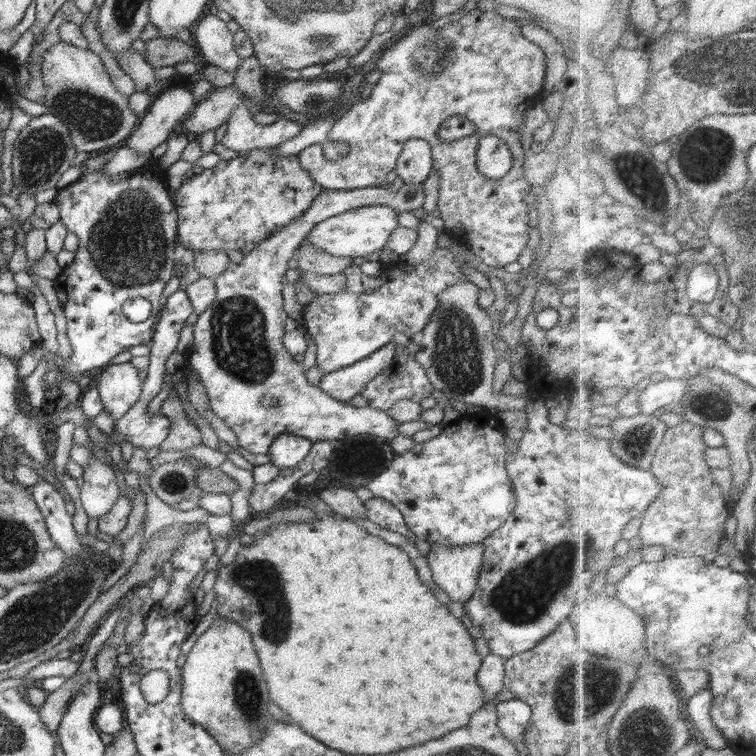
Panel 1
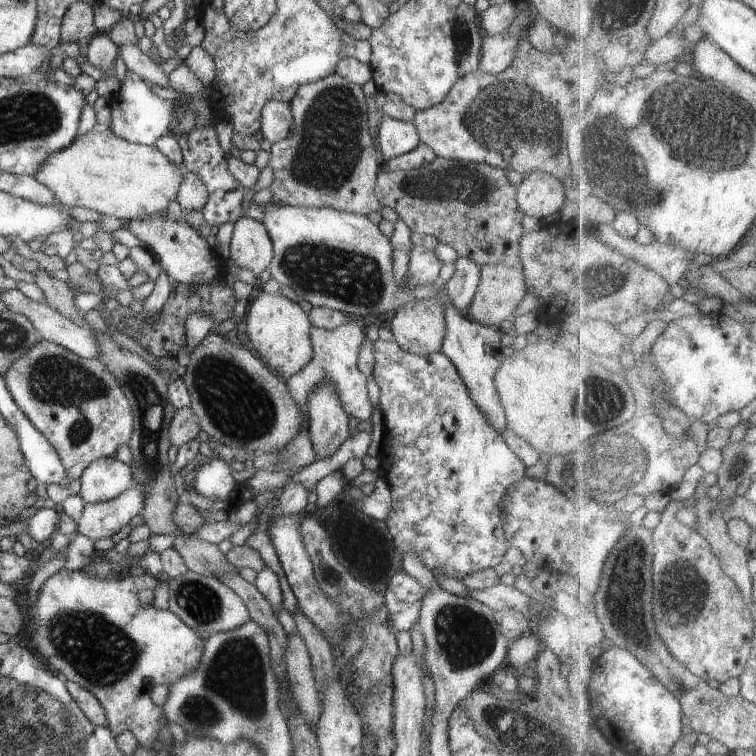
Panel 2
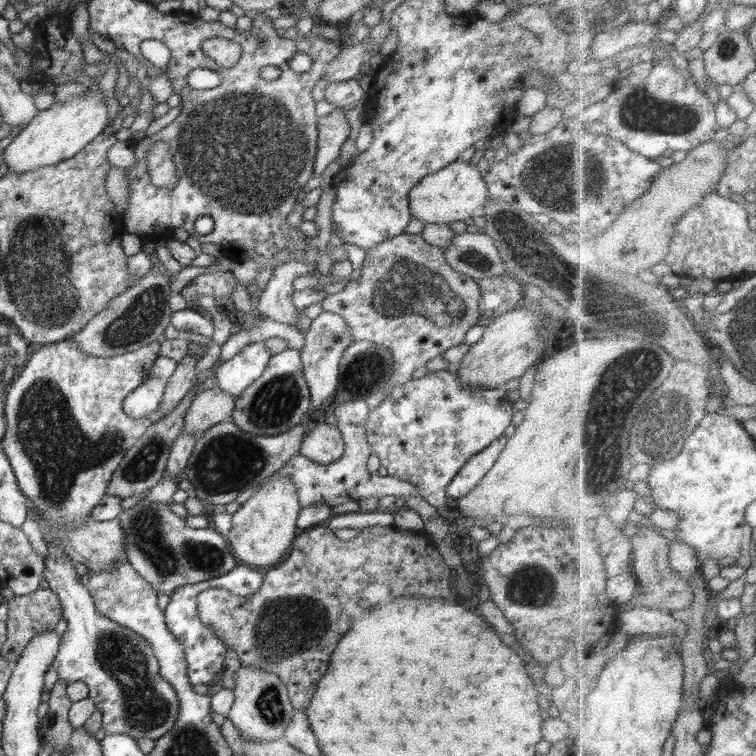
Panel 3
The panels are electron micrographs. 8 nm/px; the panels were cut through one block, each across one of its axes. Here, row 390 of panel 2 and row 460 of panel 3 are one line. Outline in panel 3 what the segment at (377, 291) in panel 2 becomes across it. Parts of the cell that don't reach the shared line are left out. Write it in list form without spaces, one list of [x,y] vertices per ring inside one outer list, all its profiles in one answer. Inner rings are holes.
[[[504,435],[501,436],[468,460],[446,487],[447,496],[451,501],[466,496],[473,488],[476,488],[480,480],[495,465],[507,440],[508,438]]]

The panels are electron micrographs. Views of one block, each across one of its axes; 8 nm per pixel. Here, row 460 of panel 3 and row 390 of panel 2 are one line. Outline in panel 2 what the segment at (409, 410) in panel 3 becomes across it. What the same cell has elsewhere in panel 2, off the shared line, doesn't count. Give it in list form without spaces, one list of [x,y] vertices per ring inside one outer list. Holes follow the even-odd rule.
[[[380,338],[374,341],[373,344],[372,369],[374,370],[373,376],[380,390],[379,403],[383,414],[383,441],[381,442],[381,451],[377,458],[381,462],[381,476],[386,479],[391,492],[388,518],[384,522],[389,536],[392,537],[395,549],[401,555],[411,554],[419,558],[420,562],[423,562],[423,565],[427,566],[435,576],[444,574],[444,576],[449,576],[456,580],[461,580],[467,574],[498,566],[504,559],[504,554],[506,554],[506,550],[510,546],[503,531],[500,505],[508,488],[524,477],[525,465],[523,461],[508,447],[504,439],[502,439],[502,435],[485,421],[484,415],[474,404],[471,394],[468,394],[468,389],[464,386],[456,367],[445,354],[434,353],[430,357],[415,355],[402,350],[394,340],[386,342]]]

